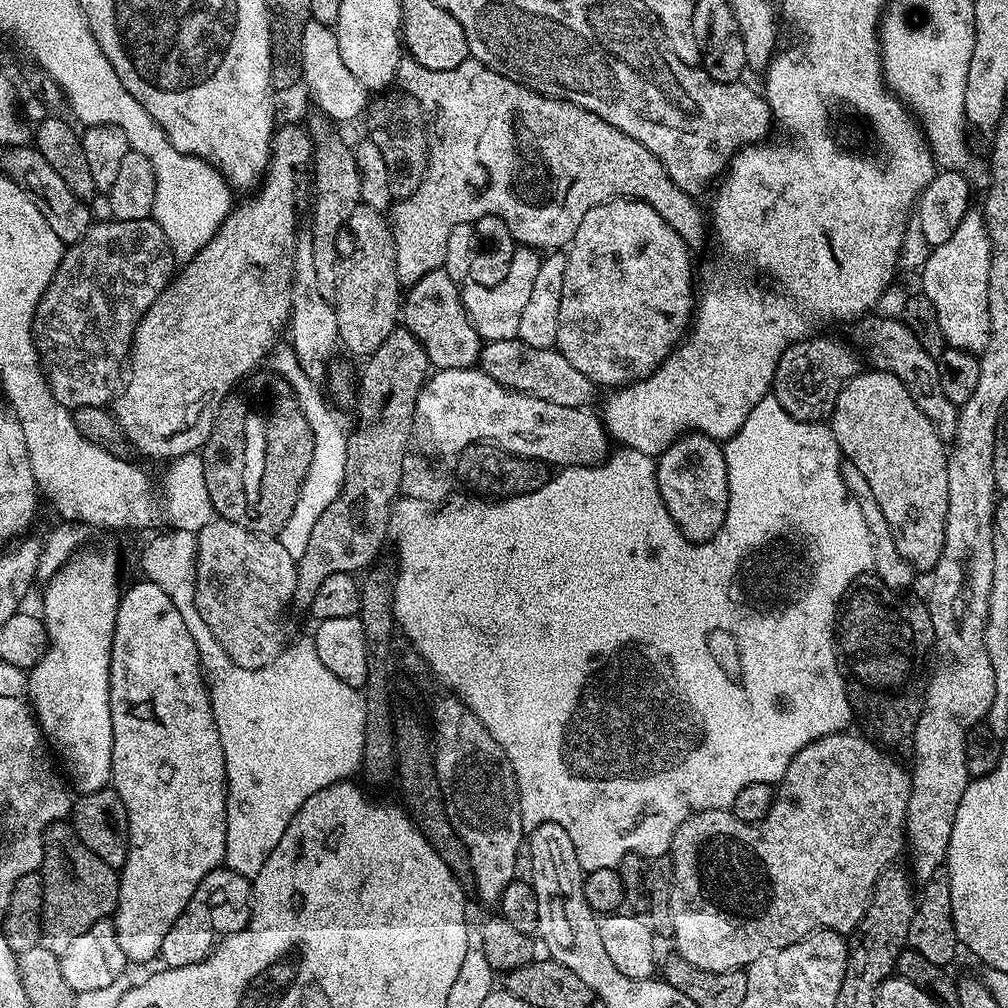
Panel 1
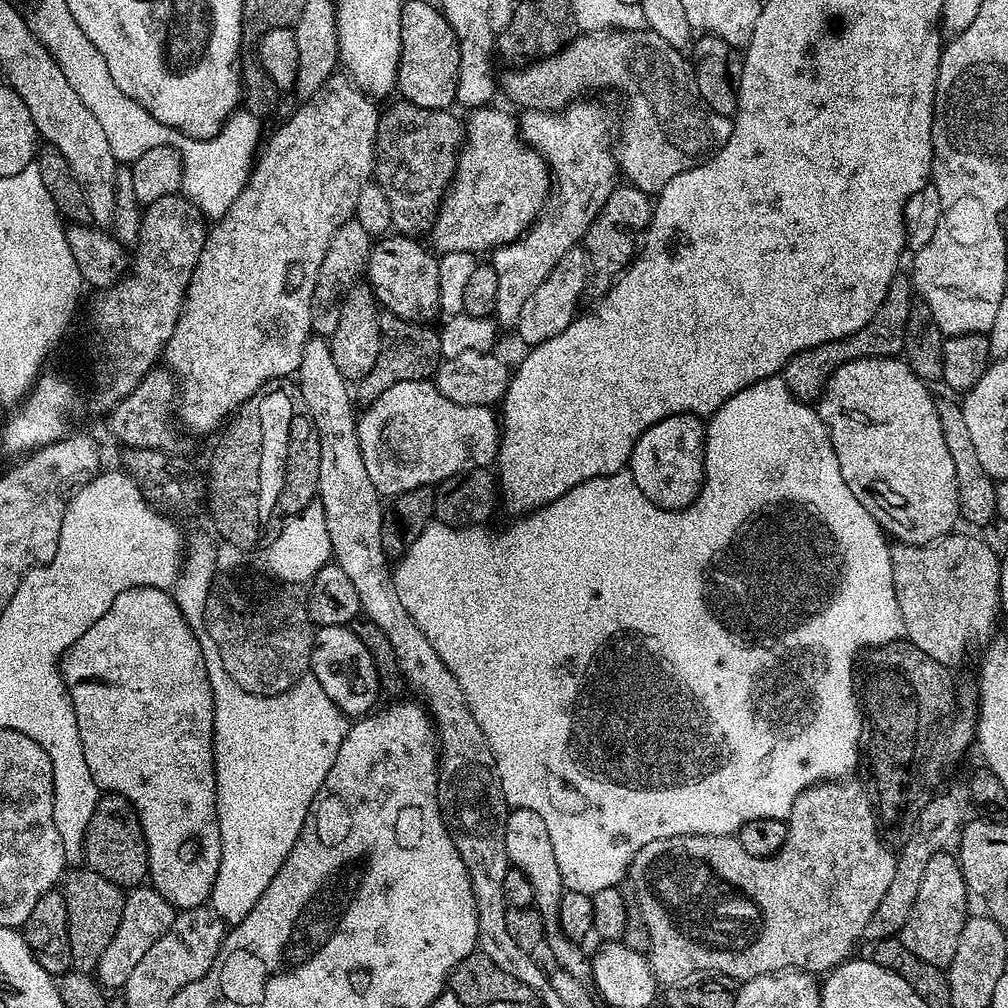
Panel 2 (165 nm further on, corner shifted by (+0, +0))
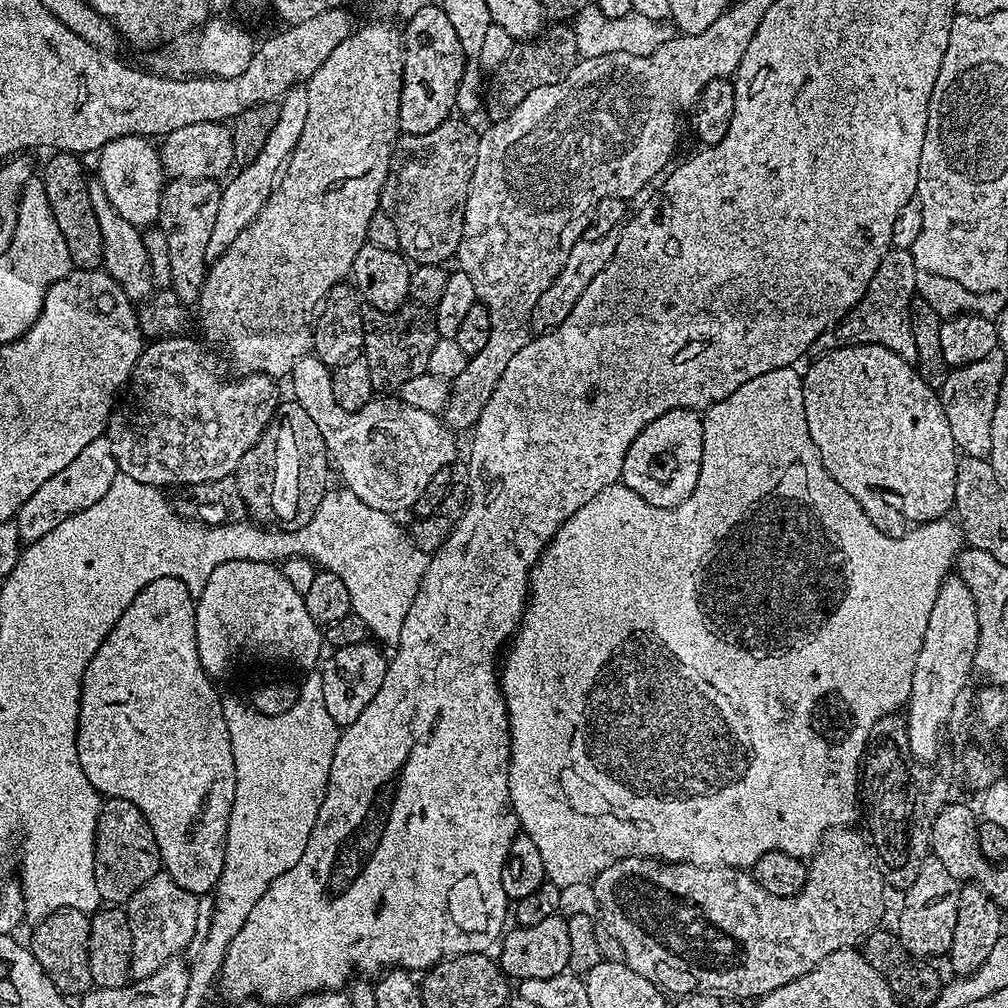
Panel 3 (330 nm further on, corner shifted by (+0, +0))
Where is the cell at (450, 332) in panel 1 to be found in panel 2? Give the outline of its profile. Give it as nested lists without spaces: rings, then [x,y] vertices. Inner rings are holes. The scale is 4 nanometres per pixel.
[[[388,234],[377,239],[372,249],[368,251],[366,284],[376,295],[376,303],[383,311],[392,312],[403,320],[432,322],[440,312],[438,294],[440,262],[427,247],[424,249],[420,242],[419,239],[403,234]]]

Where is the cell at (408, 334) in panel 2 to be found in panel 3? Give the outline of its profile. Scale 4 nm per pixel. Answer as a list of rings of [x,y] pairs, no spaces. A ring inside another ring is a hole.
[[[421,264],[411,271],[410,290],[408,299],[395,312],[377,312],[368,310],[363,313],[364,318],[364,346],[363,351],[366,353],[368,369],[372,375],[373,381],[393,380],[399,382],[408,380],[414,375],[414,370],[421,367],[422,362],[430,358],[430,350],[434,350],[436,341],[436,307],[442,298],[442,290],[446,290],[448,281],[448,272],[438,264]]]

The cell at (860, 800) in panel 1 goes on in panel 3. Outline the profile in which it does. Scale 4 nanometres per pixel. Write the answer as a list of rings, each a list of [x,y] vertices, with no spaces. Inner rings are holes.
[[[845,826],[837,828],[828,833],[820,841],[819,848],[816,849],[808,864],[808,881],[802,890],[793,896],[779,896],[770,894],[758,886],[758,882],[753,878],[751,871],[742,868],[703,868],[697,864],[679,864],[677,862],[661,862],[656,858],[645,858],[643,856],[627,856],[621,860],[614,861],[606,870],[602,870],[596,875],[596,879],[591,881],[592,896],[596,899],[596,904],[600,907],[603,923],[610,926],[610,931],[618,938],[618,942],[624,945],[622,954],[624,963],[634,970],[634,974],[642,974],[651,984],[671,994],[673,997],[690,996],[693,994],[716,994],[712,992],[725,992],[728,996],[741,996],[748,1000],[765,996],[770,990],[778,990],[778,986],[786,986],[786,982],[794,982],[802,974],[814,970],[822,958],[834,954],[834,950],[846,950],[856,948],[863,941],[864,937],[881,927],[884,916],[884,892],[886,885],[882,874],[874,863],[874,857],[869,849],[867,839],[859,831],[855,832],[855,827]]]

